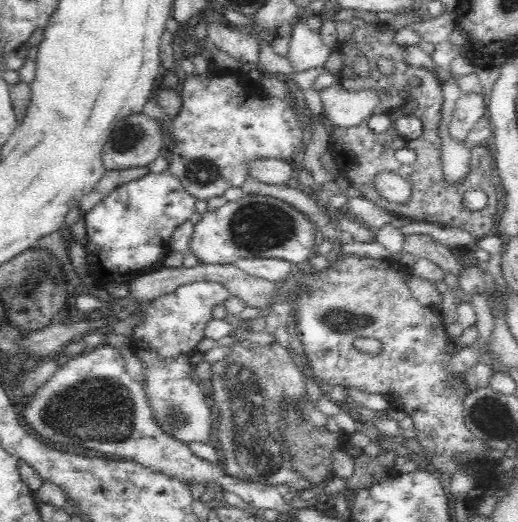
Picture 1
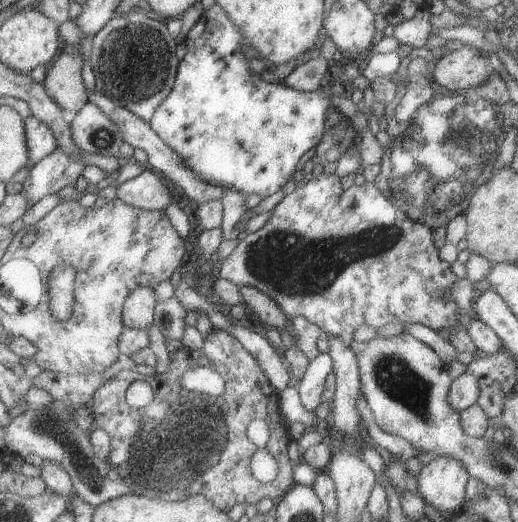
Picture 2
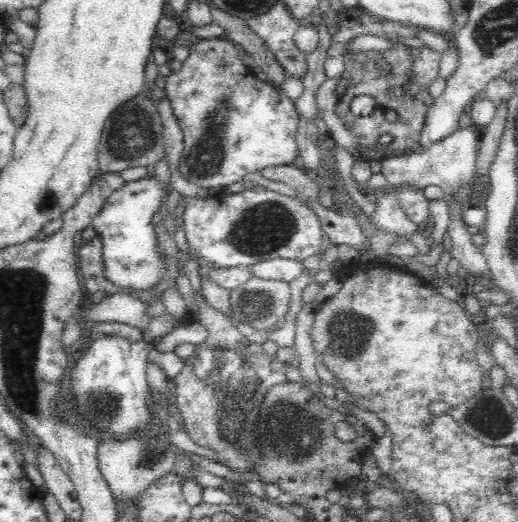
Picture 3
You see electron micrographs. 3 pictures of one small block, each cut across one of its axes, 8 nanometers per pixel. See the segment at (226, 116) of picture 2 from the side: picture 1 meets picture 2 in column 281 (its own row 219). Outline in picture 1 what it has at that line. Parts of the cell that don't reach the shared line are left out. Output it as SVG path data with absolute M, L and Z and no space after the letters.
M167 170L161 174L146 174L139 180L118 186L106 199L100 200L89 212L83 214L86 221L85 264L80 271L75 272L80 278L86 273L91 284L100 288L109 282L128 286L138 275L163 269L164 258L171 252L172 232L190 220L190 216L197 211L196 202L197 198L186 192L178 178L171 176Z

